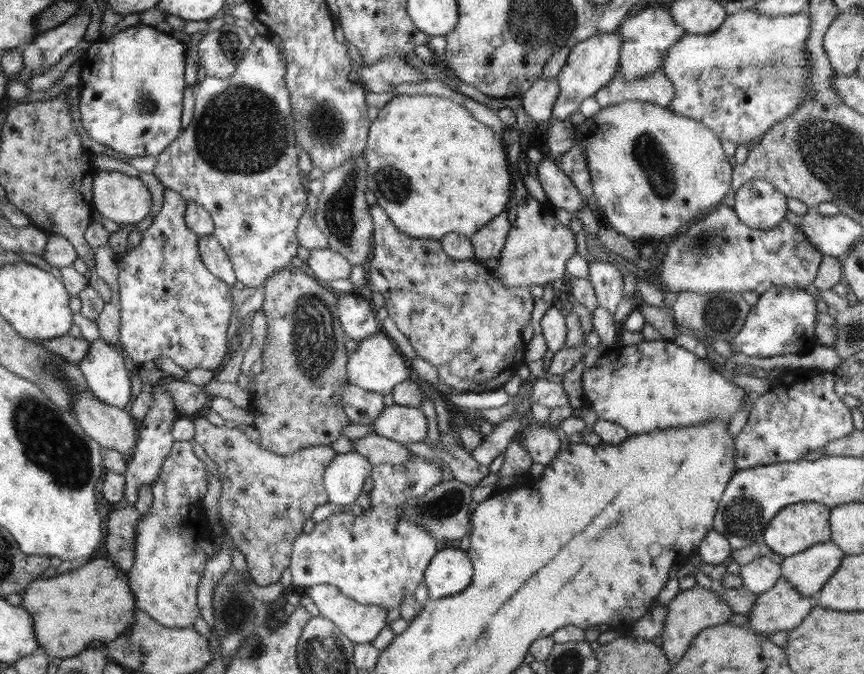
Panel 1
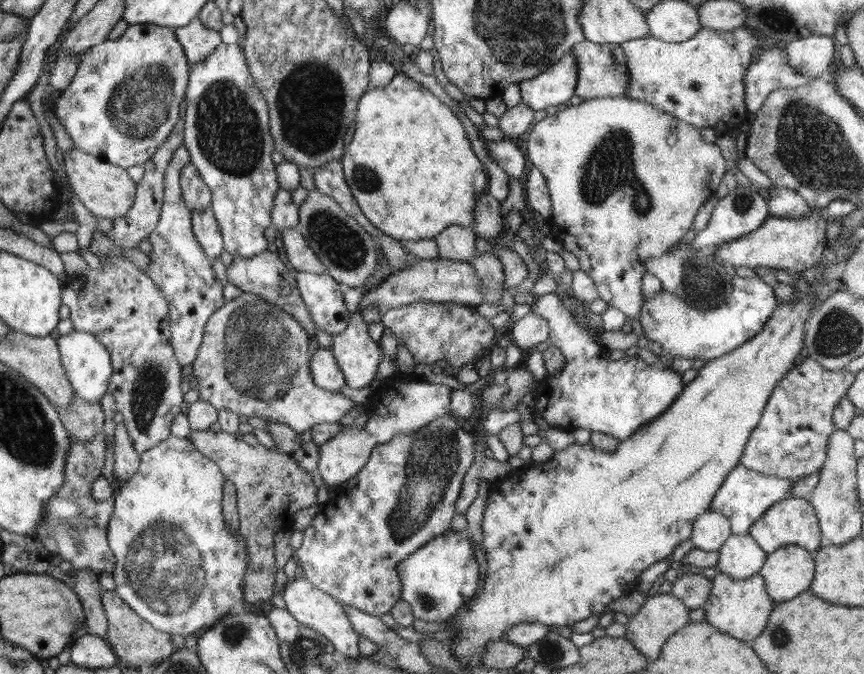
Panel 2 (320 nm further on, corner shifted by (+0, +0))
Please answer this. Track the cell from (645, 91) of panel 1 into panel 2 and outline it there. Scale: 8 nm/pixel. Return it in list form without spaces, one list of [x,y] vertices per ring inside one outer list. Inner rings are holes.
[[[584,39],[571,50],[577,60],[576,96],[584,101],[596,98],[625,96],[629,85],[627,62],[622,47],[617,44],[598,44]]]

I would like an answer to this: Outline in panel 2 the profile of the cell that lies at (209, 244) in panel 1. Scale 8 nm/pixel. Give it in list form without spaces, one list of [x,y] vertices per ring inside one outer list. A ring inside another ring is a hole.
[[[211,207],[193,212],[191,218],[193,234],[206,257],[210,260],[220,258],[221,253],[225,250],[223,237]]]

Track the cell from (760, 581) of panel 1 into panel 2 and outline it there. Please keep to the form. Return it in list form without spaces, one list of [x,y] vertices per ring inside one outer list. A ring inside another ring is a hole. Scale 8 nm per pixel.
[[[731,533],[718,554],[718,568],[722,573],[736,579],[745,579],[759,573],[767,557],[767,552],[748,533]]]

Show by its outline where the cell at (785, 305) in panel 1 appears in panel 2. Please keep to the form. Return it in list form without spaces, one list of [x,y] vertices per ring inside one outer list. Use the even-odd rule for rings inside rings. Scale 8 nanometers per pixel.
[[[735,275],[734,277],[732,277],[732,284],[732,292],[730,293],[730,296],[727,297],[727,301],[724,305],[718,308],[704,309],[703,311],[694,308],[692,305],[686,304],[685,300],[682,300],[679,296],[676,296],[675,294],[669,293],[667,290],[662,289],[660,292],[657,292],[651,299],[643,301],[643,305],[639,314],[640,324],[642,325],[642,330],[644,331],[646,338],[648,339],[648,341],[658,342],[661,348],[666,350],[666,352],[669,352],[673,356],[673,358],[675,358],[676,356],[682,356],[684,358],[691,359],[700,358],[705,361],[718,358],[719,356],[722,356],[723,354],[734,350],[734,348],[738,348],[741,344],[744,344],[744,341],[752,340],[752,338],[756,336],[756,334],[760,333],[760,330],[762,330],[762,328],[766,326],[766,322],[770,320],[770,315],[778,304],[778,302],[776,301],[776,297],[774,296],[774,289],[769,284],[766,284],[761,276],[742,277],[739,275]]]

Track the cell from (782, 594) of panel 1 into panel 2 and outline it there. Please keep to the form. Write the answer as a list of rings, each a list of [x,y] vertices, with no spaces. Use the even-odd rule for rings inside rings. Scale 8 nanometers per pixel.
[[[718,573],[712,581],[712,590],[708,600],[701,606],[705,620],[724,633],[729,633],[740,641],[750,642],[767,627],[767,620],[776,602],[766,592],[764,577],[760,573],[745,579],[736,579],[724,573]]]

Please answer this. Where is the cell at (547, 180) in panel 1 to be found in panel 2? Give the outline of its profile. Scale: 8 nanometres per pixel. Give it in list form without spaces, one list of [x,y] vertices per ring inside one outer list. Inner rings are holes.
[[[504,138],[497,141],[488,141],[487,150],[495,163],[510,177],[516,177],[524,181],[528,170],[525,162],[528,160],[524,153],[520,151],[515,140]]]

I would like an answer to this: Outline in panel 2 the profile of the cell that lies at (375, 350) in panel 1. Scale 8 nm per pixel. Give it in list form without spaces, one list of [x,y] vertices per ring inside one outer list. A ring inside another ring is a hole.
[[[362,315],[351,317],[342,334],[332,335],[332,354],[350,388],[376,386],[382,348],[369,336],[369,326],[362,320]]]

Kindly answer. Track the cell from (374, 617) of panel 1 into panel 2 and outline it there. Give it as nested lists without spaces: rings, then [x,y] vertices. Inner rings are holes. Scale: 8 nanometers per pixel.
[[[300,575],[294,581],[287,582],[281,595],[286,603],[285,609],[302,626],[307,626],[330,640],[337,650],[338,657],[362,657],[360,651],[358,651],[358,639],[360,635],[352,628],[352,624],[349,623],[343,606],[337,599],[322,592],[309,580],[302,578]]]

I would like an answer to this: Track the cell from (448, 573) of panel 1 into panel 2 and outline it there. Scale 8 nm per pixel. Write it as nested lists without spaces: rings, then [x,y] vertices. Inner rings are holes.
[[[448,529],[429,540],[397,564],[397,574],[401,582],[401,600],[410,604],[415,618],[426,622],[444,623],[457,614],[477,594],[481,580],[468,530]]]

